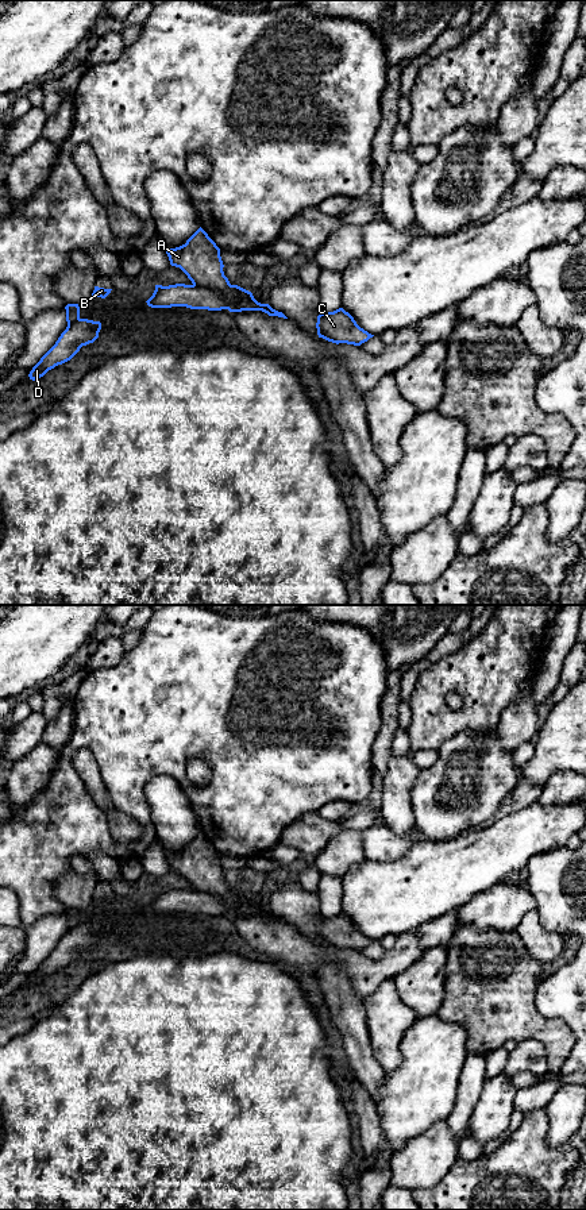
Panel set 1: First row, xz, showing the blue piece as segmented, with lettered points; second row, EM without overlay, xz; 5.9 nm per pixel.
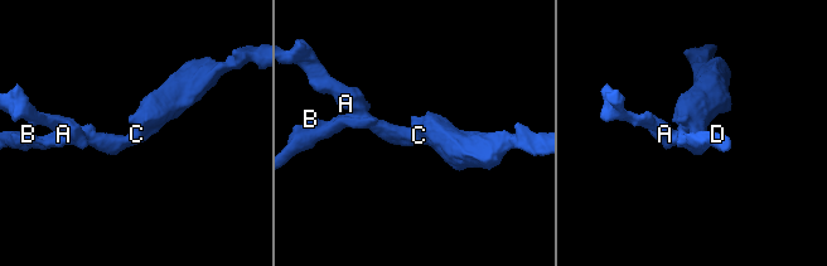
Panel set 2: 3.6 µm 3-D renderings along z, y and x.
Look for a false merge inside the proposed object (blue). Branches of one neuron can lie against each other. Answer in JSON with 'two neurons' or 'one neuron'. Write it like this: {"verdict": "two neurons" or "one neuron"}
{"verdict": "two neurons"}

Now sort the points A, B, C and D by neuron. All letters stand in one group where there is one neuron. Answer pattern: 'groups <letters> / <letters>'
groups A B C / D

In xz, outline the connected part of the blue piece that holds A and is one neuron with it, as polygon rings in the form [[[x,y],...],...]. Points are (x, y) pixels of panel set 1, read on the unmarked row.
[[[200,832],[185,849],[167,853],[170,870],[180,872],[196,891],[216,897],[225,897],[230,902],[227,914],[230,917],[262,916],[269,921],[288,924],[282,917],[273,914],[269,909],[258,908],[252,898],[231,890],[223,876],[220,853]]]

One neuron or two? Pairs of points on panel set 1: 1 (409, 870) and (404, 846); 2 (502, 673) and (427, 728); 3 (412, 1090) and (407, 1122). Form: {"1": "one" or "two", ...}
{"1": "two", "2": "one", "3": "one"}

